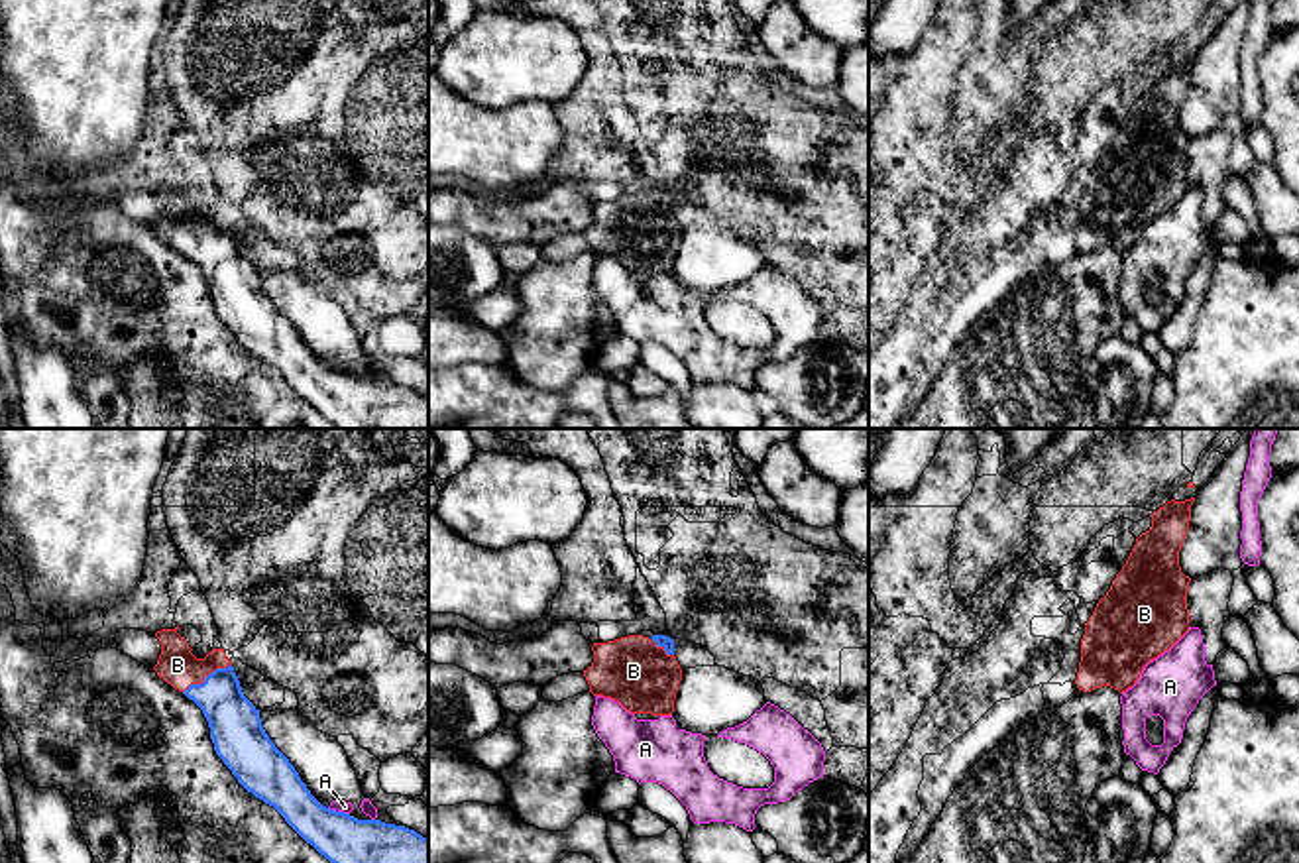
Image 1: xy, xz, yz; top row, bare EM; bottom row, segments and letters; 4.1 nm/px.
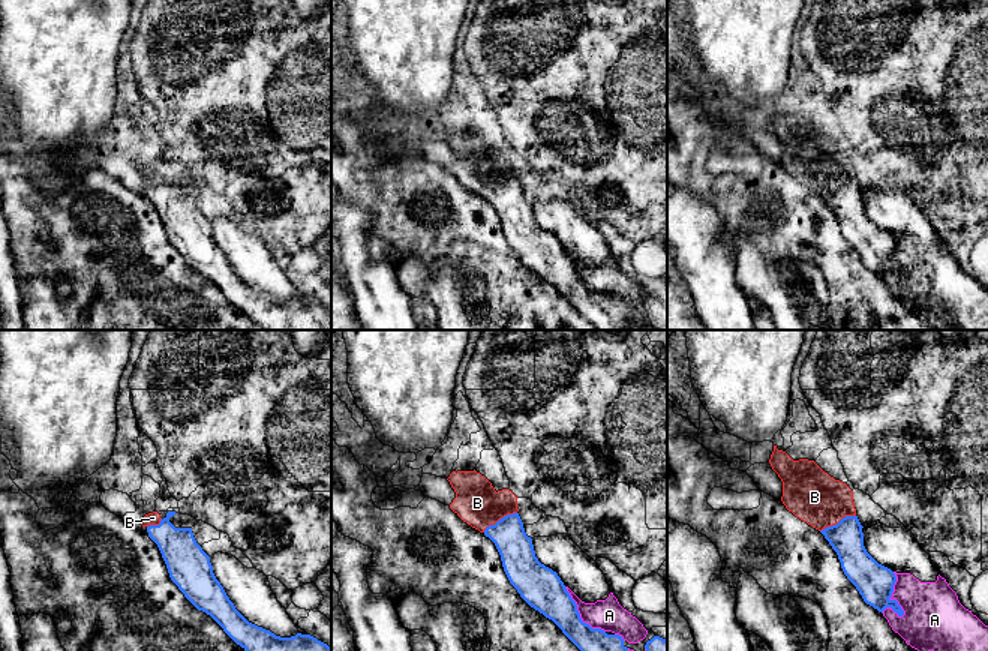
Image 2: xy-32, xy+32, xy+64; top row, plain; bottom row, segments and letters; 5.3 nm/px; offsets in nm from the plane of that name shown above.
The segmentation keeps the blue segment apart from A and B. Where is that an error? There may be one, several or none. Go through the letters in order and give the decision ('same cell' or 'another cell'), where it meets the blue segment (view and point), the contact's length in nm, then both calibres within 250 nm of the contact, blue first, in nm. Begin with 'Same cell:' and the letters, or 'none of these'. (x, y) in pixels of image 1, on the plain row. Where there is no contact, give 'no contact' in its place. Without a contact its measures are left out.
Same cell: B
A: another cell; meets blue in xy at (338, 372); contact 90 nm long; 320 nm thick on the blue side, 50 nm on the other
B: same cell; meets blue in xy at (207, 236); contact 240 nm long; 220 nm thick on the blue side, 160 nm on the other

